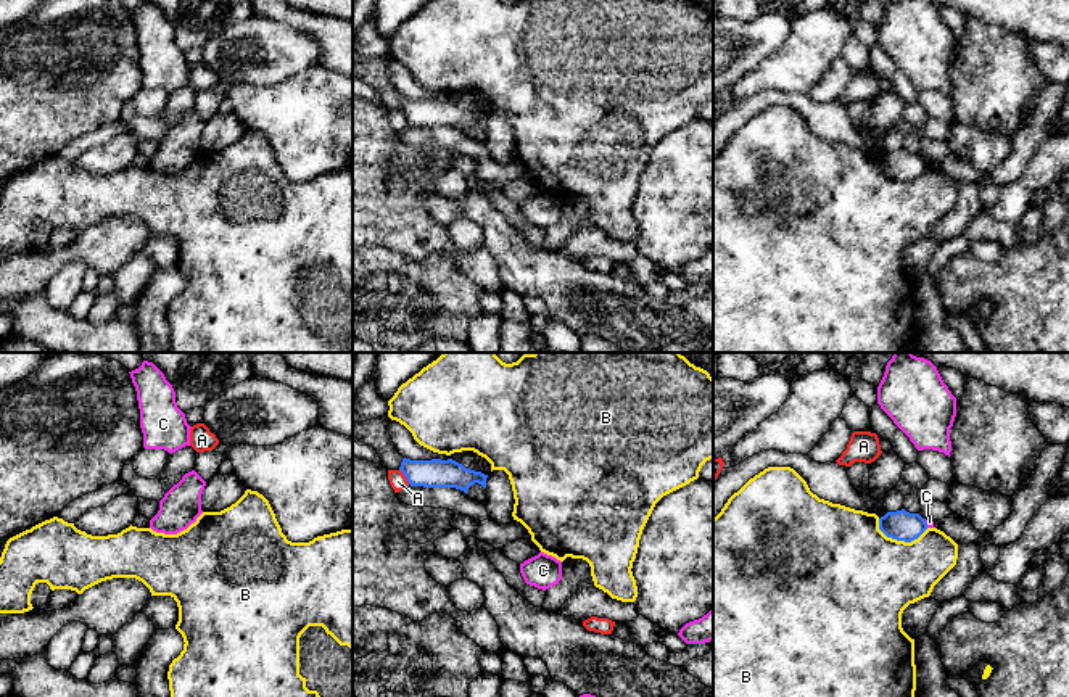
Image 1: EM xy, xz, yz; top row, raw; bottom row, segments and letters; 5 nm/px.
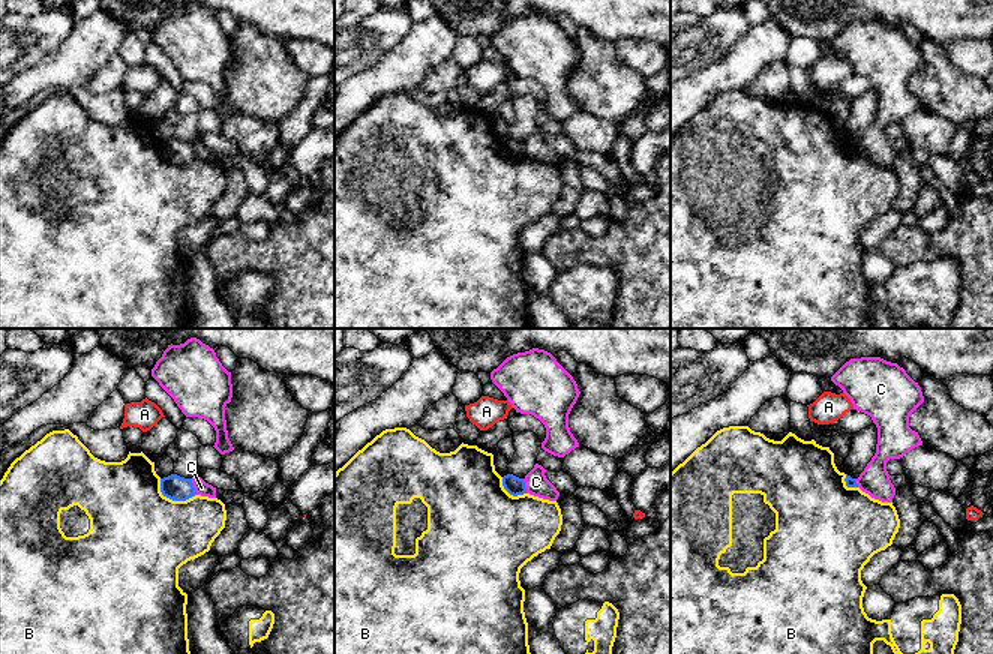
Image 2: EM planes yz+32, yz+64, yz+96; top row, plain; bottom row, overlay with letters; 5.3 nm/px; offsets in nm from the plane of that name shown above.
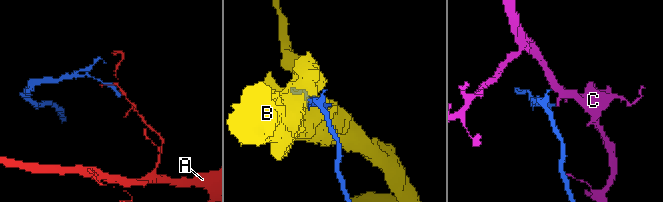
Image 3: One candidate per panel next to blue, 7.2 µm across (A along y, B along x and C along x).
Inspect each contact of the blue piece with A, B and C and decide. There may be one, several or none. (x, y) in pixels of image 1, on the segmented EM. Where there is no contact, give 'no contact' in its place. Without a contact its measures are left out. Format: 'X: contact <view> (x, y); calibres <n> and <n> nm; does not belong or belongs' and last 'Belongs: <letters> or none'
A: contact xz (404, 475); calibres 140 and 90 nm; does not belong
B: contact yz (899, 540); calibres 150 and 460 nm; does not belong
C: contact yz (926, 523); calibres 150 and 30 nm; does not belong
Belongs: none

